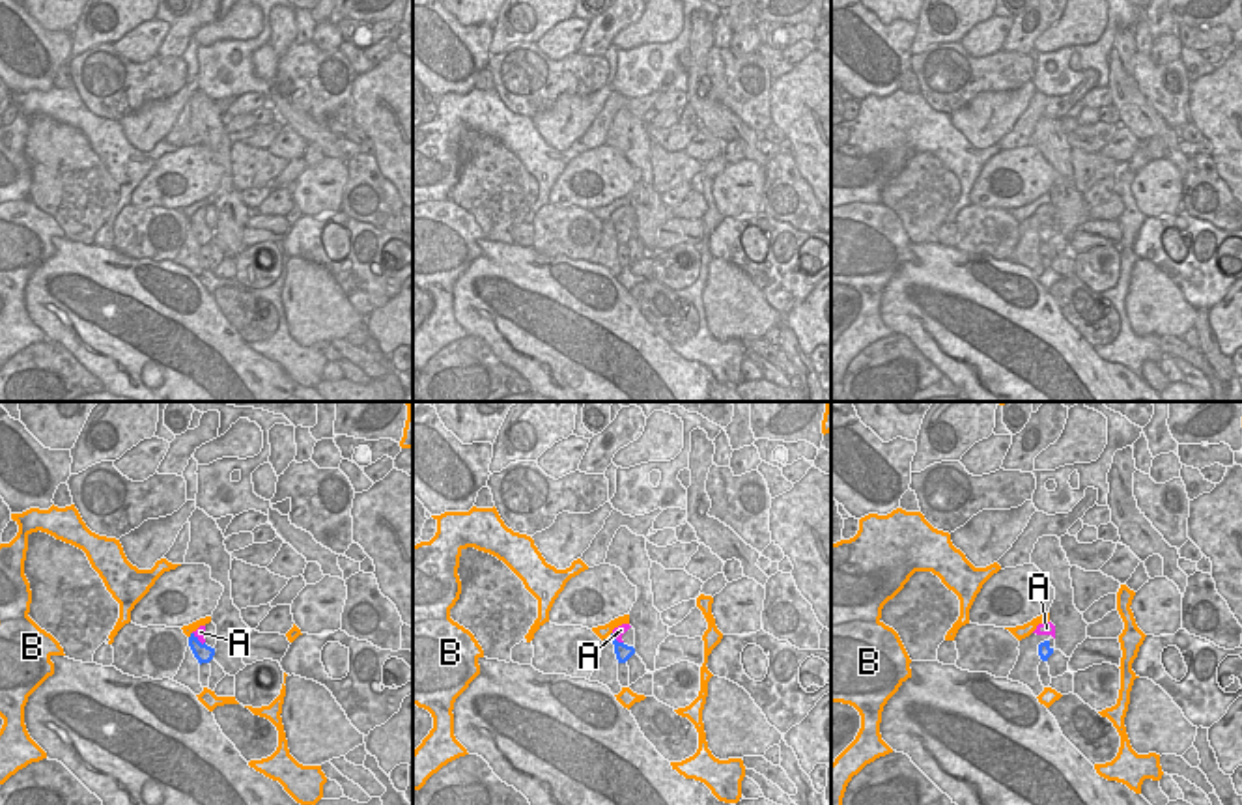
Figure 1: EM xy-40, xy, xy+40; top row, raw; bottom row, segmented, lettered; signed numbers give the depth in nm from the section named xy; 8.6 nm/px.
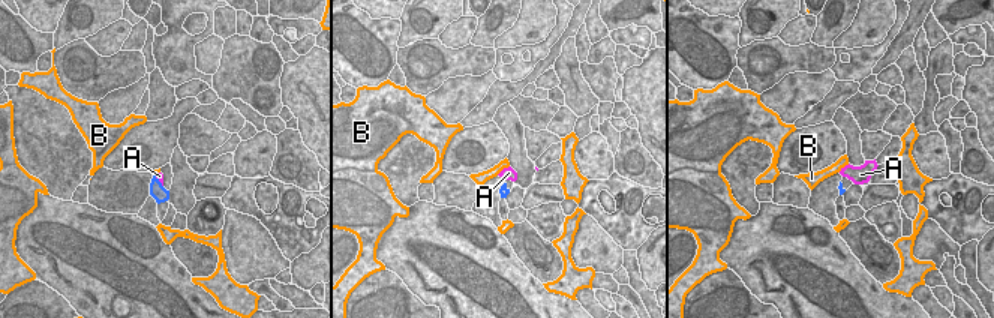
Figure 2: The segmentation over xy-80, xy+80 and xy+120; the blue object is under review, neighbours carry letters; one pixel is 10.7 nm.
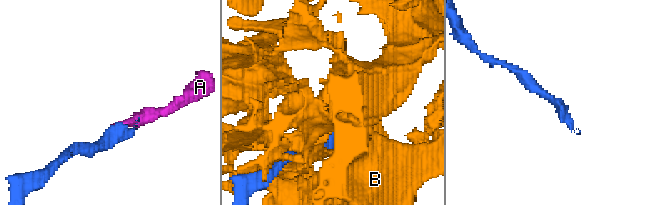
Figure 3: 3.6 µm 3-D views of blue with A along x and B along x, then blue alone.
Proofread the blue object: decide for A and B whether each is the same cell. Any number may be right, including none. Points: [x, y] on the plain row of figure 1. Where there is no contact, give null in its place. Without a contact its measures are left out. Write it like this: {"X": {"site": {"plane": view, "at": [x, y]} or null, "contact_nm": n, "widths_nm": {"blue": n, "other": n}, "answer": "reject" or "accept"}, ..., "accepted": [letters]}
{"A": {"site": {"plane": "xy-40", "at": [197, 221]}, "contact_nm": 150, "widths_nm": {"blue": 160, "other": 90}, "answer": "reject"}, "B": {"site": {"plane": "xy", "at": [609, 217]}, "contact_nm": 70, "widths_nm": {"blue": 140, "other": 120}, "answer": "reject"}, "accepted": []}

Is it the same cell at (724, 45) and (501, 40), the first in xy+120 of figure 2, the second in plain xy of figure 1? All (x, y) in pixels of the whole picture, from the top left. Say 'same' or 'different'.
different

